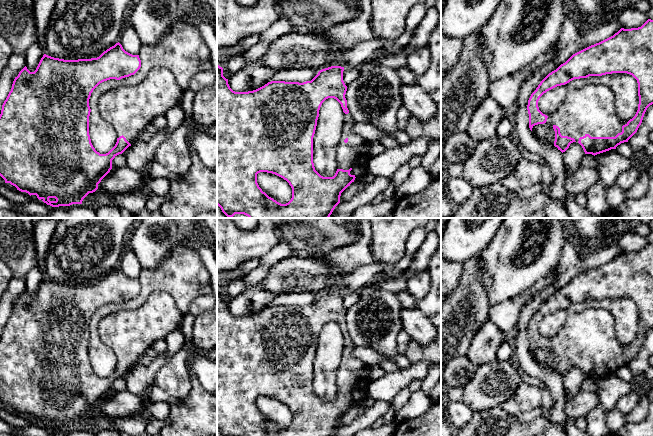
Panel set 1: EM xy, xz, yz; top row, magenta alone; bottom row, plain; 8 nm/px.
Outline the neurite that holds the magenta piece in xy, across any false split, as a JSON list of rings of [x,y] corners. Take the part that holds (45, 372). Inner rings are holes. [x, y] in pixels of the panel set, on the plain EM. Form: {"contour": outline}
{"contour": [[[119,266],[104,275],[97,282],[64,284],[44,278],[34,296],[30,296],[25,290],[19,296],[18,300],[15,301],[11,315],[9,316],[6,324],[2,329],[2,334],[0,338],[0,400],[5,404],[5,407],[10,407],[11,409],[15,410],[17,414],[21,416],[26,416],[30,420],[36,419],[39,424],[42,424],[44,427],[52,431],[82,428],[83,423],[89,417],[95,416],[98,413],[98,408],[110,396],[110,394],[112,393],[112,384],[117,379],[122,378],[129,370],[131,370],[133,365],[137,362],[138,358],[143,355],[148,348],[152,347],[155,341],[166,339],[166,336],[169,333],[174,330],[180,329],[181,327],[184,314],[182,314],[177,308],[174,299],[164,291],[154,291],[153,293],[151,293],[145,303],[136,310],[121,310],[105,316],[99,324],[98,332],[102,341],[114,351],[117,357],[117,366],[108,377],[100,378],[99,376],[97,376],[91,367],[89,359],[89,340],[91,336],[89,323],[91,317],[100,307],[110,303],[120,304],[122,302],[129,301],[131,299],[134,299],[140,293],[140,291],[141,284],[139,282],[139,279],[132,279],[126,276]]]}

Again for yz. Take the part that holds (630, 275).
{"contour": [[[648,243],[641,251],[621,252],[613,260],[573,278],[565,287],[549,297],[531,318],[527,334],[529,352],[538,348],[550,348],[555,355],[554,370],[562,377],[571,367],[578,366],[585,378],[597,379],[628,364],[637,356],[647,332],[653,328],[653,244]],[[612,297],[627,297],[638,307],[639,328],[635,340],[628,346],[617,338],[615,320],[612,314],[601,308],[588,308],[570,315],[558,334],[547,340],[538,331],[540,321],[547,315],[565,309],[574,303],[602,300]]]}

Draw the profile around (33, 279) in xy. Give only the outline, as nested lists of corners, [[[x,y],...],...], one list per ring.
[[[35,269],[27,274],[26,280],[26,291],[30,296],[34,296],[44,279],[44,274],[39,270]]]

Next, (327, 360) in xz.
[[[334,322],[326,323],[319,334],[313,361],[313,387],[323,401],[333,401],[337,395],[337,370],[343,354],[344,336]]]

